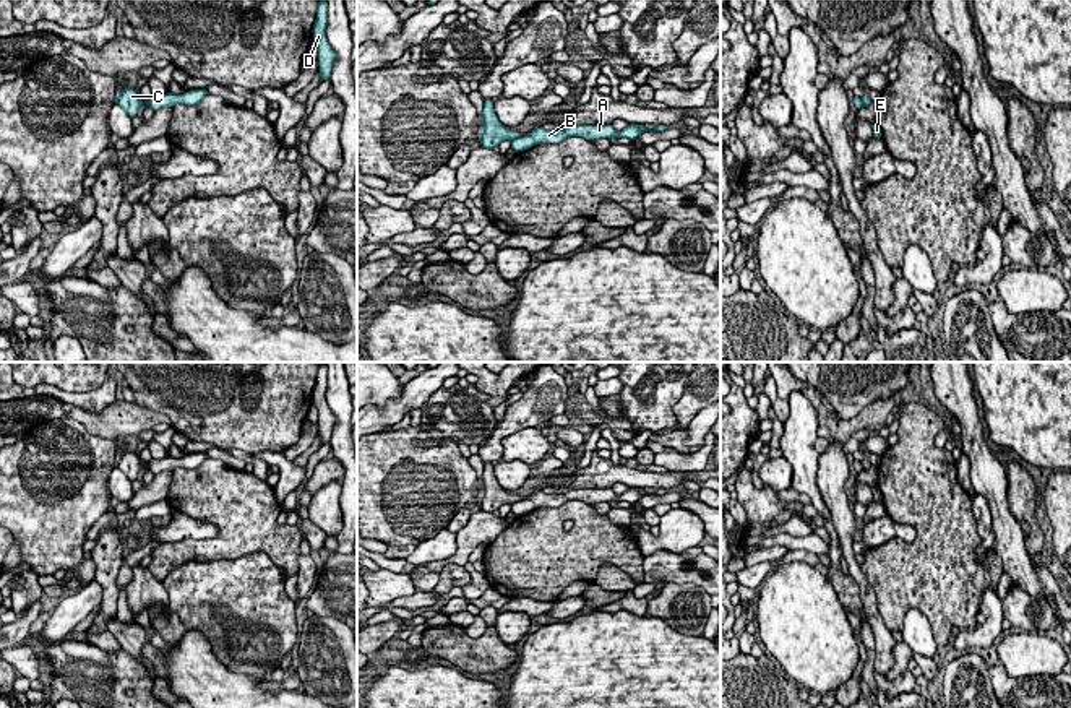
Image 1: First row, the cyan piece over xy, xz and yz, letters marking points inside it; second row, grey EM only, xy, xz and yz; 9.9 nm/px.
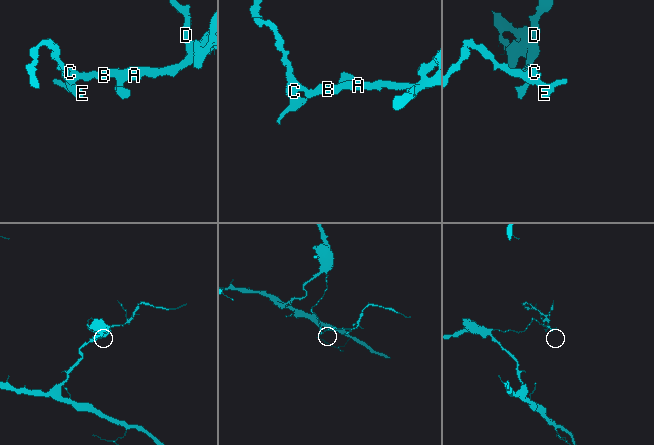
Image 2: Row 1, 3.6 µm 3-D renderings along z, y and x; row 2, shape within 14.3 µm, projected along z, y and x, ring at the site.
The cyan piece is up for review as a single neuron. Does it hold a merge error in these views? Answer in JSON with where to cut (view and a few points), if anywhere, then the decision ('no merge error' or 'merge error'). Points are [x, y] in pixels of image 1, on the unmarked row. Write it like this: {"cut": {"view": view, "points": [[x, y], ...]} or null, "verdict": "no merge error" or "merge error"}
{"cut": {"view": "xy", "points": [[146, 463], [150, 470]]}, "verdict": "merge error"}

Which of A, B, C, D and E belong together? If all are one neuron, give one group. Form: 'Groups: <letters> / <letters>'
Groups: A B D / C E

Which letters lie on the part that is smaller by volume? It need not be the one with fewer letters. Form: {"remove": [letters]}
{"remove": ["A", "B", "D"]}

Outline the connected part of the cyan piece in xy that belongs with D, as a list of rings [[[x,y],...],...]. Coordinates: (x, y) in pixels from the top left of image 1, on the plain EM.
[[[320,364],[312,396],[313,396],[313,404],[318,409],[318,429],[320,429],[321,445],[331,442],[333,429],[338,421],[336,416],[328,408],[326,388],[328,388],[328,365]]]

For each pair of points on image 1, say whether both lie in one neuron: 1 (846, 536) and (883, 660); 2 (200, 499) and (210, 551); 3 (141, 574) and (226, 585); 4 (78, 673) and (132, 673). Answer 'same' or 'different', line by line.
1: same
2: same
3: different
4: same

